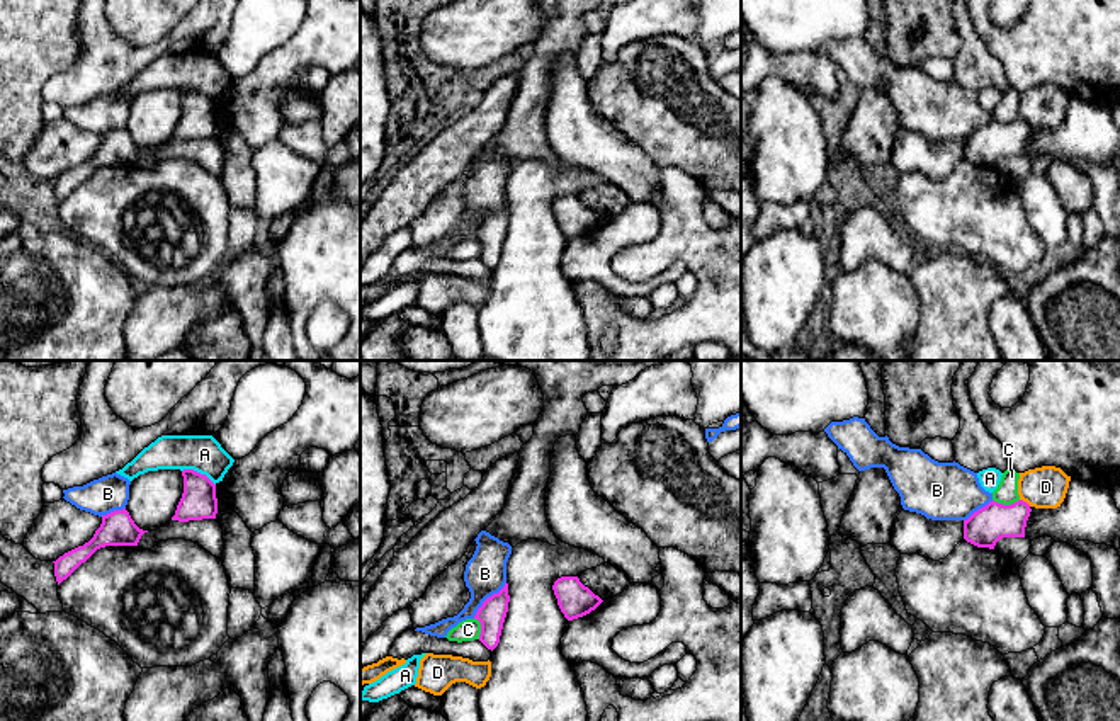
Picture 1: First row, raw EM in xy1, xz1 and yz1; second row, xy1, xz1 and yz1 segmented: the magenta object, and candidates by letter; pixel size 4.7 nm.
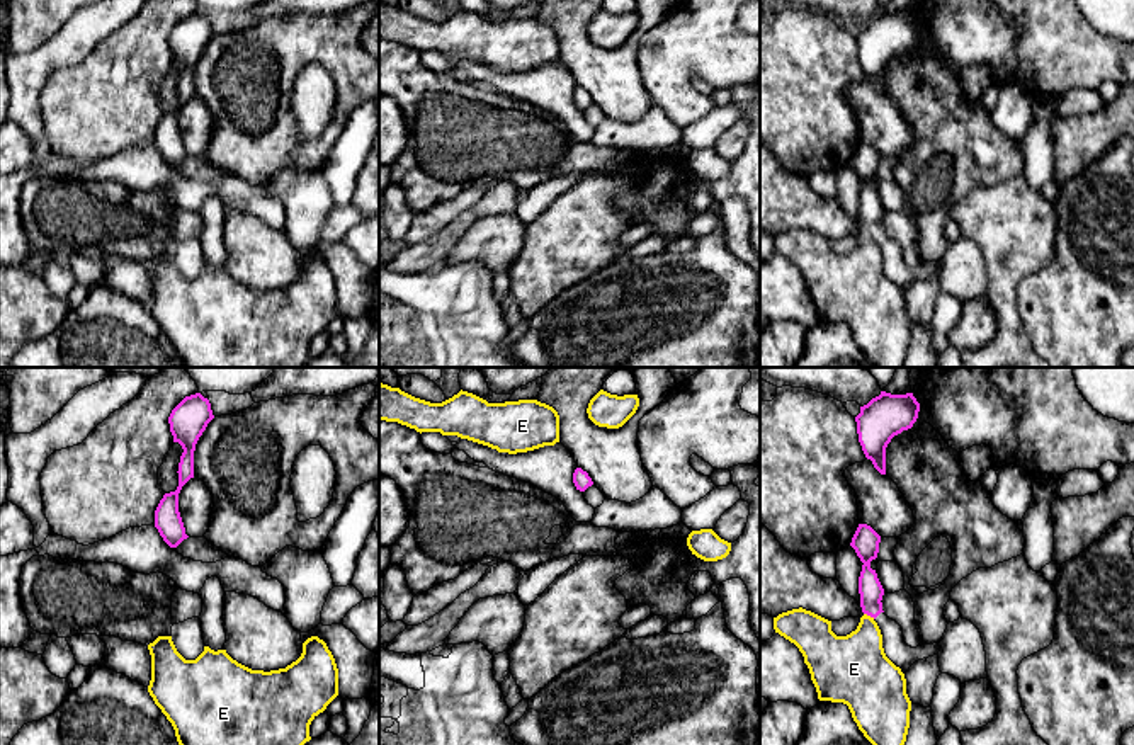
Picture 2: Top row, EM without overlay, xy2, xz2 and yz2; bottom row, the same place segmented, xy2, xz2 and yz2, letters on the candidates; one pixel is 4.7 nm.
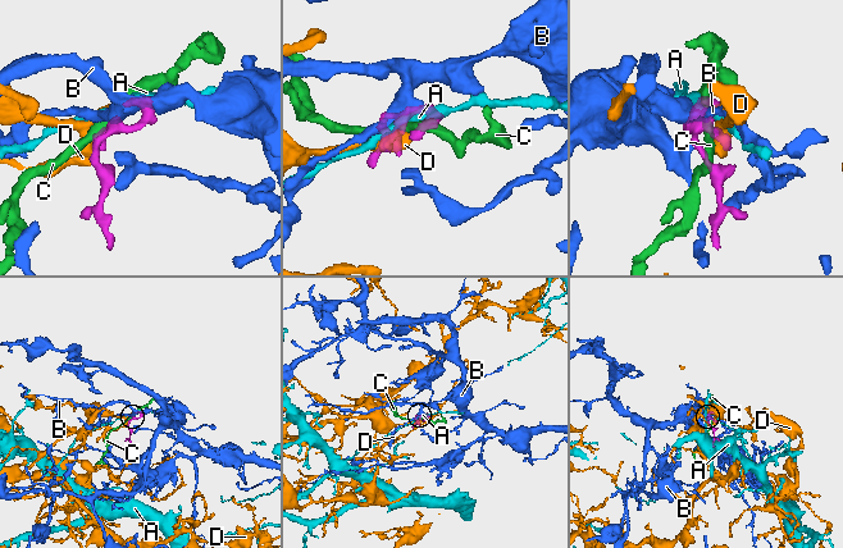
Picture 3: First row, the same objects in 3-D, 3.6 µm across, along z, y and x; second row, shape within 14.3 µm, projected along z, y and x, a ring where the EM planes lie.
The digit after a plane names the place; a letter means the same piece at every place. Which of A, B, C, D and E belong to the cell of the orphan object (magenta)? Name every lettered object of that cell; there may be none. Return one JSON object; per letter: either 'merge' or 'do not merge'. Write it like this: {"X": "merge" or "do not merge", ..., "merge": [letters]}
{"A": "do not merge", "B": "do not merge", "C": "do not merge", "D": "do not merge", "E": "do not merge", "merge": []}

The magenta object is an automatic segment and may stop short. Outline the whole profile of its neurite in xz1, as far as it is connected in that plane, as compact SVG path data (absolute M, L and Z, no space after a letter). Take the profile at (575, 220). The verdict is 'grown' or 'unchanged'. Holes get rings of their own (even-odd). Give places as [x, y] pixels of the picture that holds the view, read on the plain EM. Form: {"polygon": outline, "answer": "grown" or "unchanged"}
{"polygon": "M561 196L552 204L557 224L568 240L595 230L603 219L585 206L578 196Z", "answer": "unchanged"}

